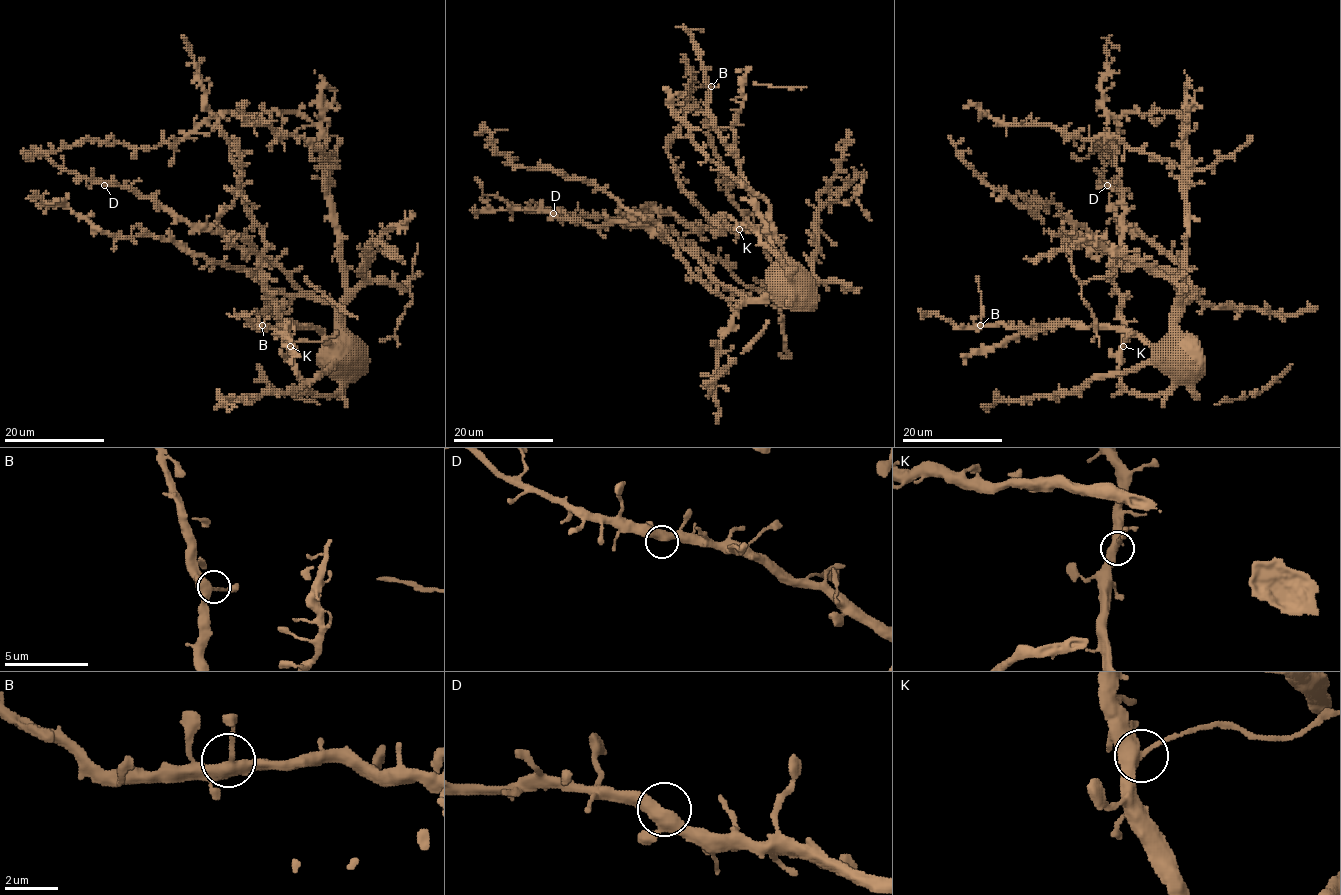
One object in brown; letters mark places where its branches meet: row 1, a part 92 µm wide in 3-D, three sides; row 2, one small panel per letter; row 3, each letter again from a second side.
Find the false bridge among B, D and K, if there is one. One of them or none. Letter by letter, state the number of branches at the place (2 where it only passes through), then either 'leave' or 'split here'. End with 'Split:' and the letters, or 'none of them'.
B: 3 | leave
D: 3 | leave
K: 3 | split here
Split: K

